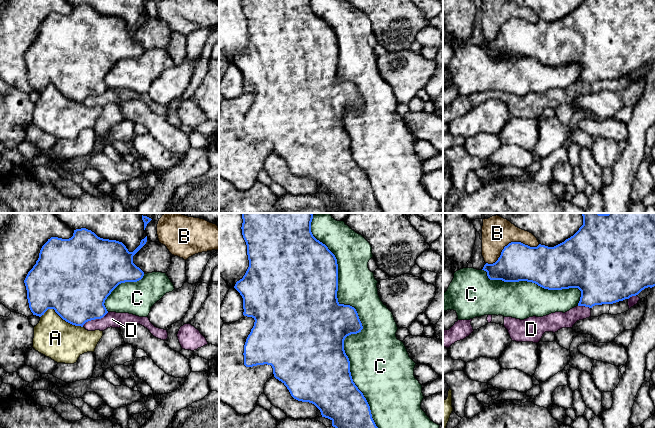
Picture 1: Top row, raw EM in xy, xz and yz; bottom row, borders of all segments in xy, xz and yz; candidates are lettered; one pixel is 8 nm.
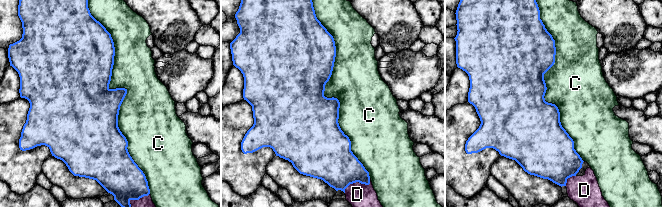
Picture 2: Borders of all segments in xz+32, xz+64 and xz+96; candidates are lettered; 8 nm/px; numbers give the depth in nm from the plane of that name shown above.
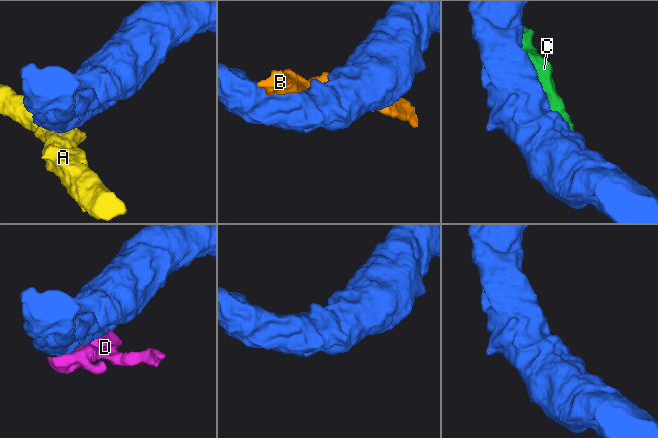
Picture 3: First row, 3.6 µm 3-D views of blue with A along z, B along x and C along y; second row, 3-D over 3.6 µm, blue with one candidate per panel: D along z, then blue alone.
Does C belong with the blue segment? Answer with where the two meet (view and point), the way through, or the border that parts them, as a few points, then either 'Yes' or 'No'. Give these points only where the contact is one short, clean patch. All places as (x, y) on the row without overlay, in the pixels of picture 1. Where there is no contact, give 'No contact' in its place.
Touches blue at xz (362, 104). Yes

